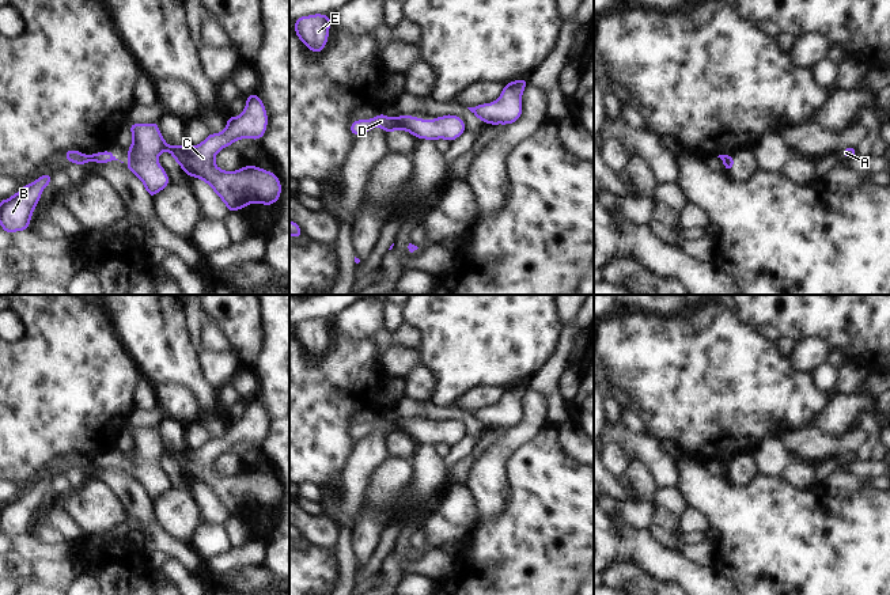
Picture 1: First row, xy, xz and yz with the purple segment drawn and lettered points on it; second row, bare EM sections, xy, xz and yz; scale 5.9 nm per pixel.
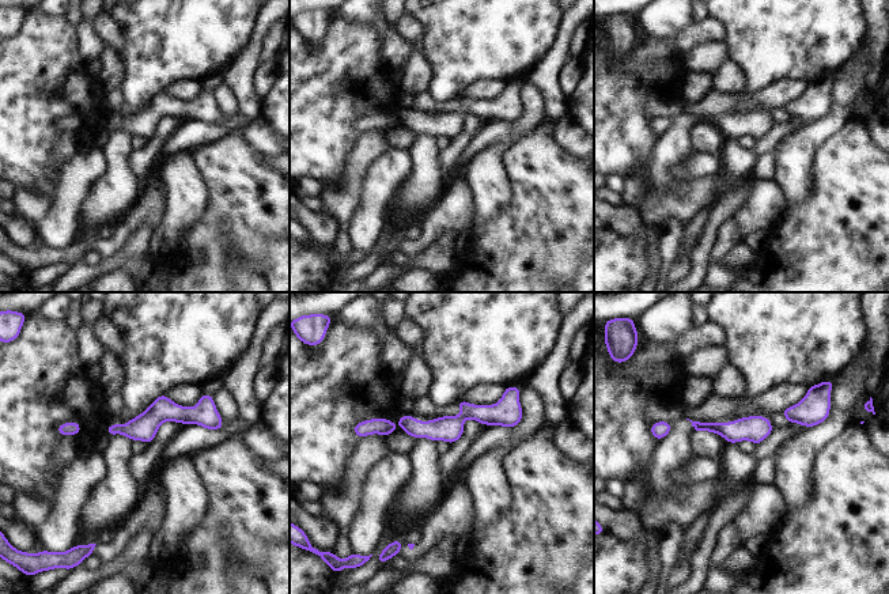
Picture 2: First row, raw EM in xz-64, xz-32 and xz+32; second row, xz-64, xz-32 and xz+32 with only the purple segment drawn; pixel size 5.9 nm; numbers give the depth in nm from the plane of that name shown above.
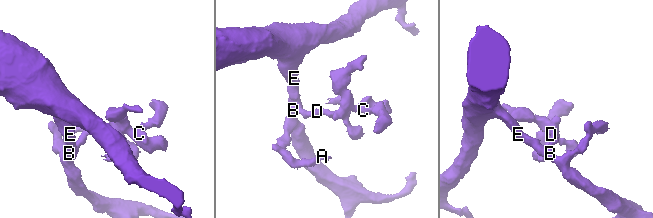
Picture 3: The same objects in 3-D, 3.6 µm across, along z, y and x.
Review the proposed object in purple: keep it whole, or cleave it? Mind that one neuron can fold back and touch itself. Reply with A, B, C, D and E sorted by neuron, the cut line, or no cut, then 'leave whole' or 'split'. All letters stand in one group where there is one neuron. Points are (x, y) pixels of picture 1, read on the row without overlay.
A B D E / C; cut in xz along (396, 423), (398, 432); split

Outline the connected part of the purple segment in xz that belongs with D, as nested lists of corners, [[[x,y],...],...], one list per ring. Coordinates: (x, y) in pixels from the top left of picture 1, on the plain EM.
[[[379,417],[372,424],[353,425],[349,431],[349,435],[357,441],[375,431],[380,431],[386,437],[390,437],[393,435],[398,435],[398,425],[397,422],[386,421],[385,418]]]

